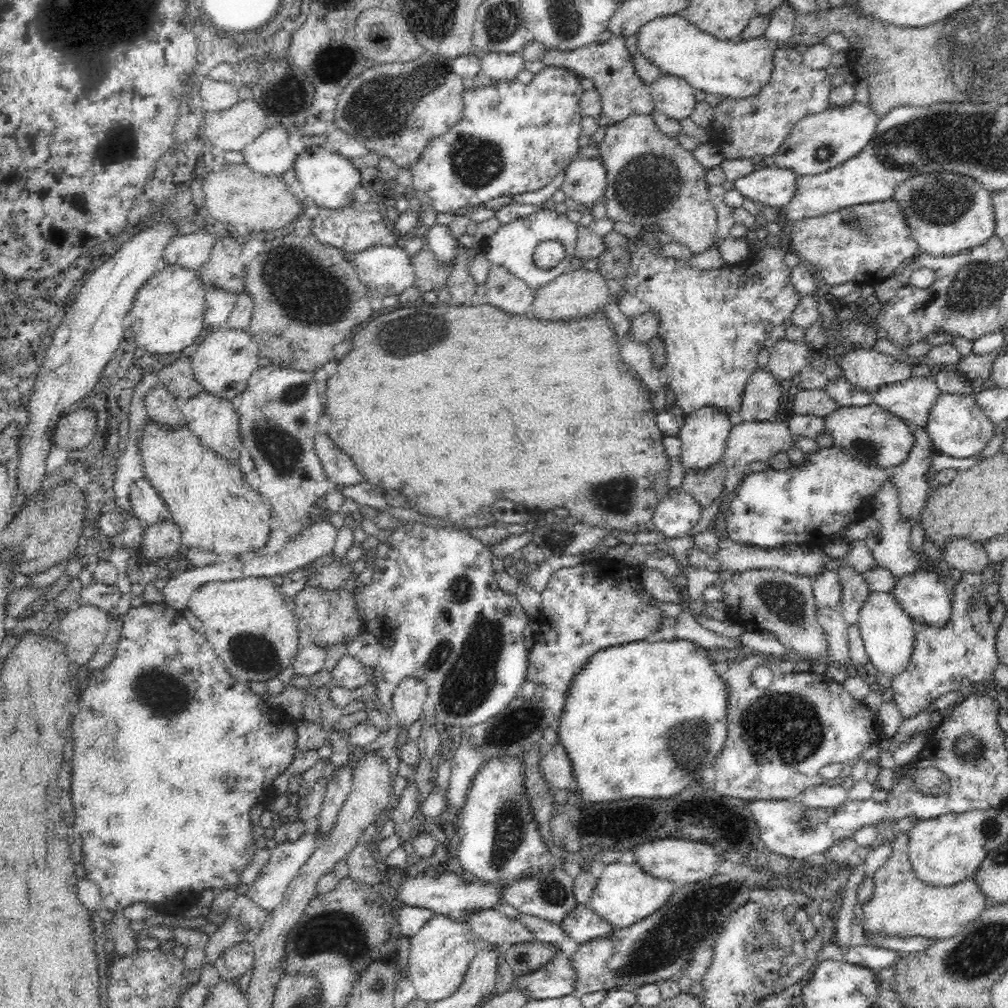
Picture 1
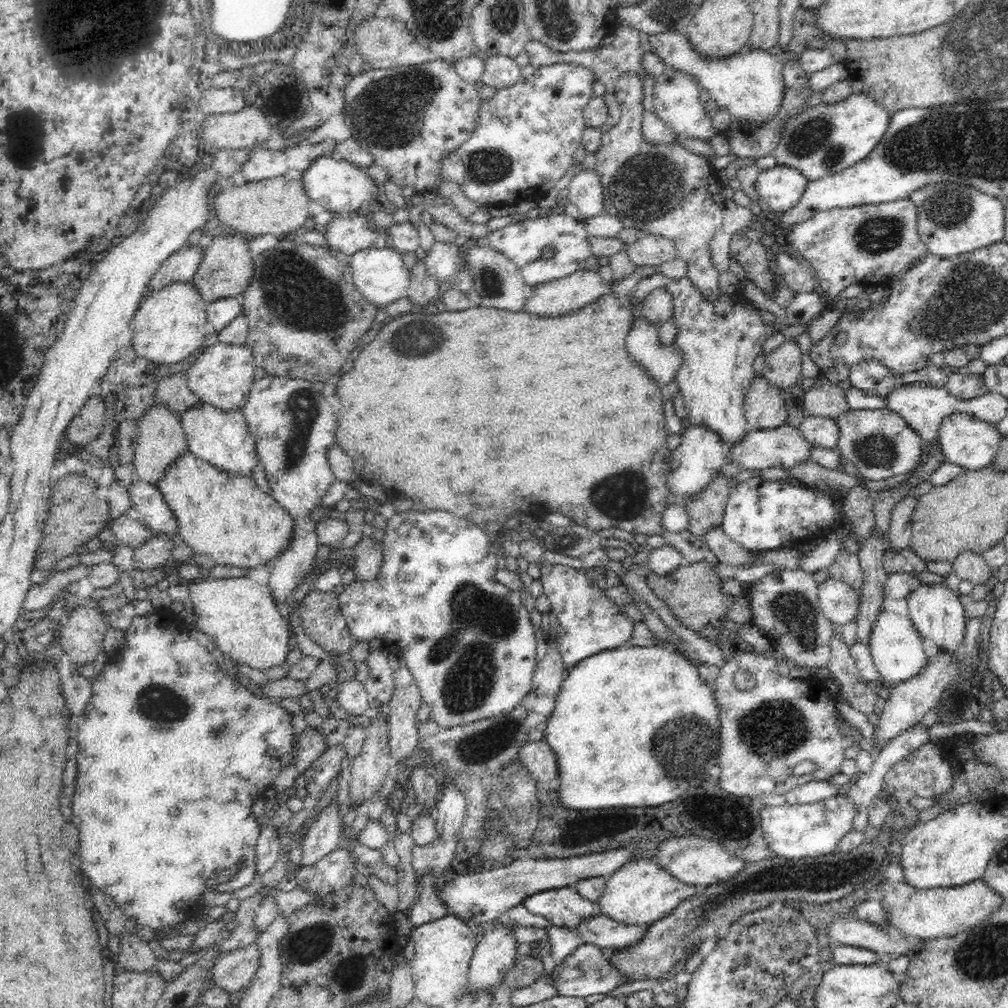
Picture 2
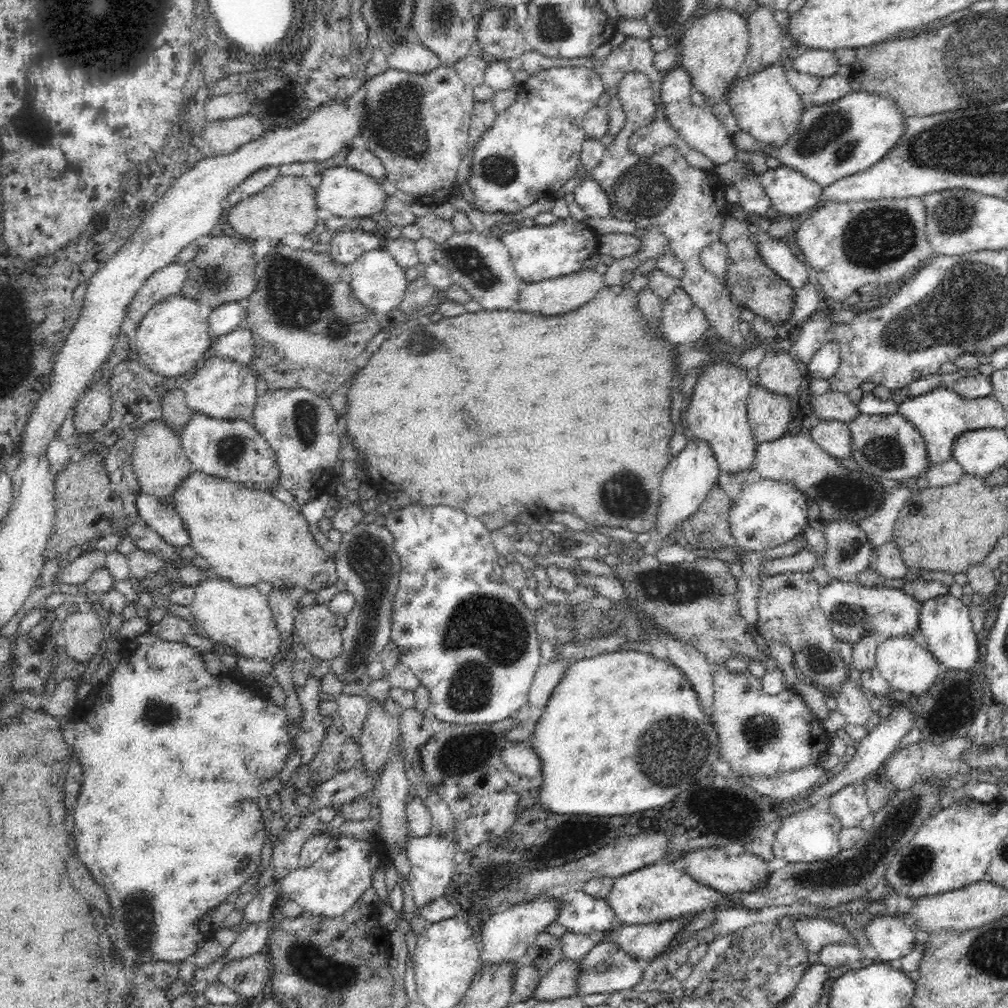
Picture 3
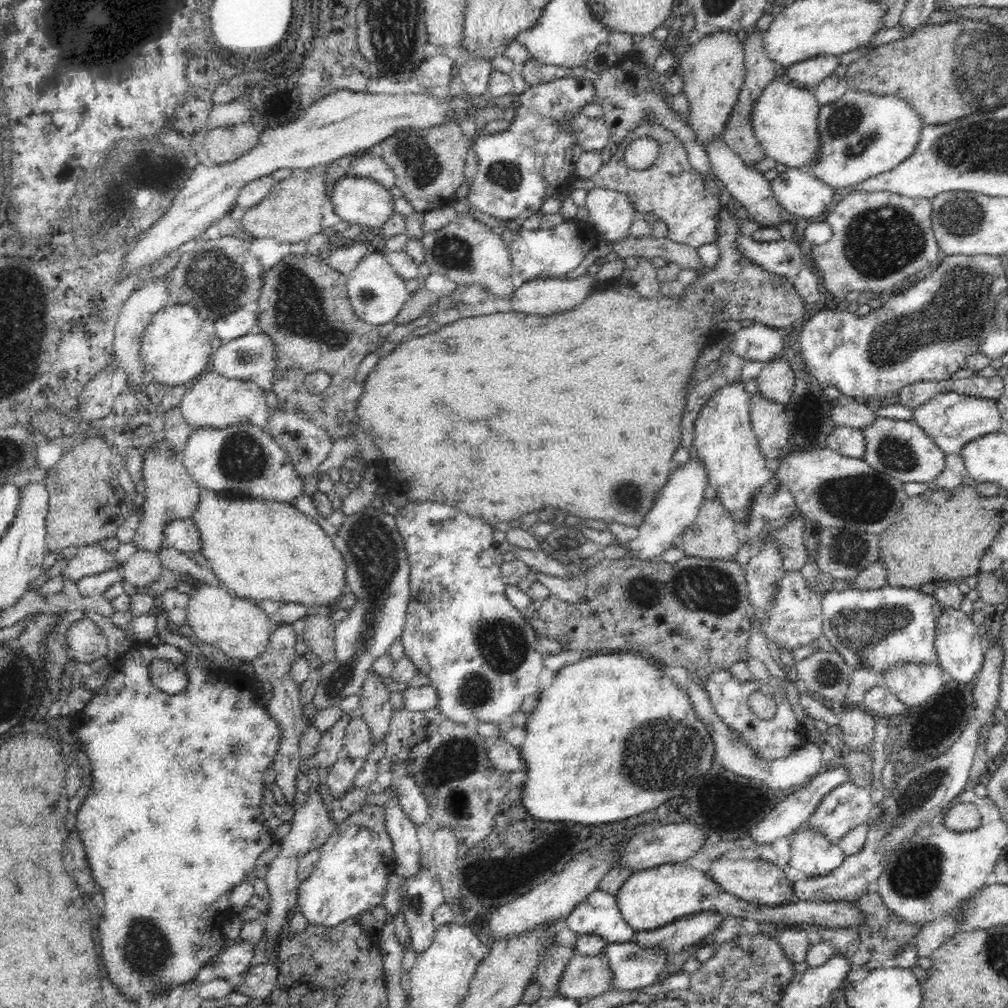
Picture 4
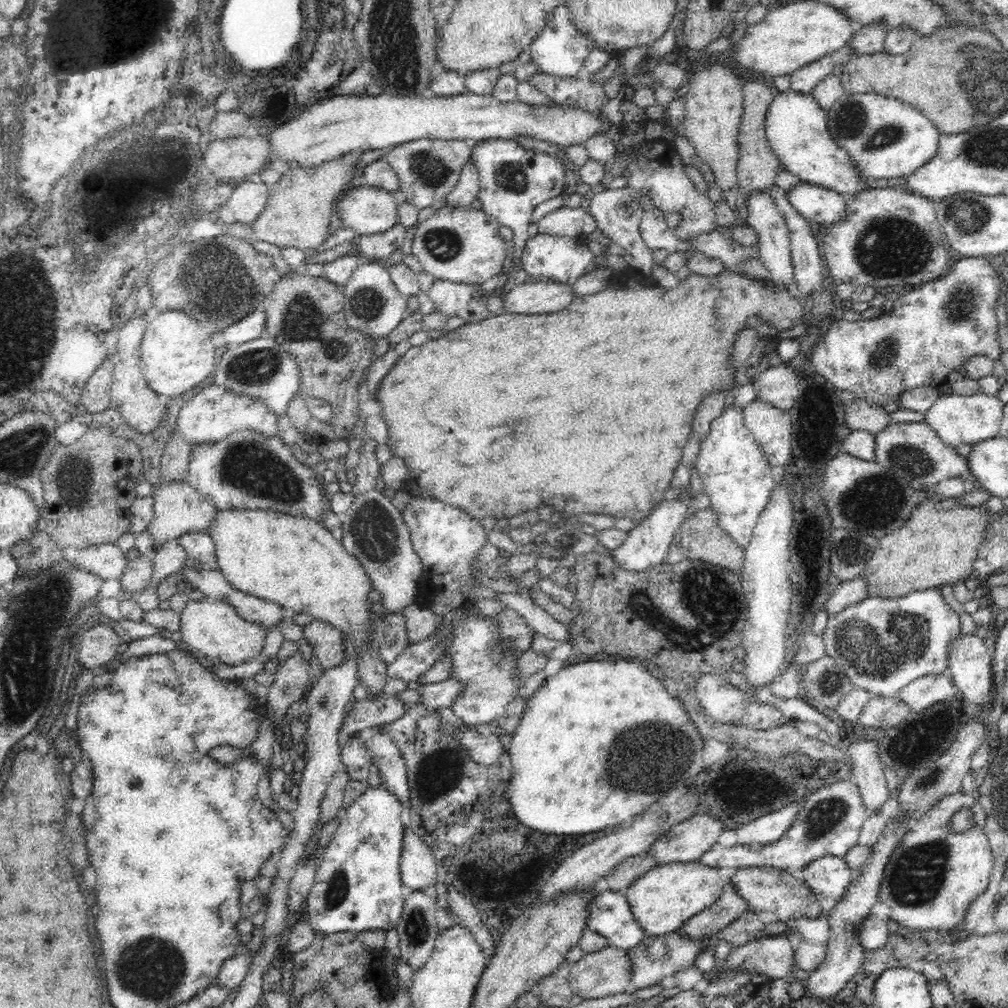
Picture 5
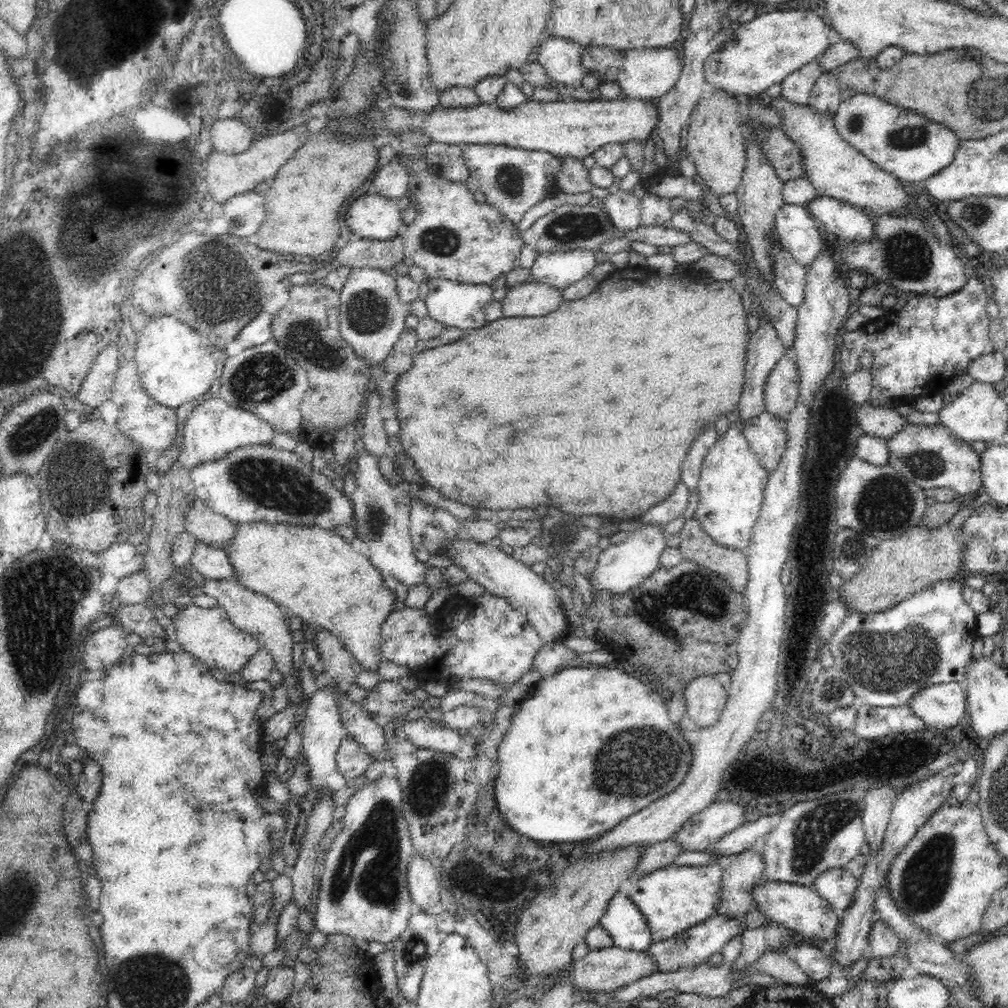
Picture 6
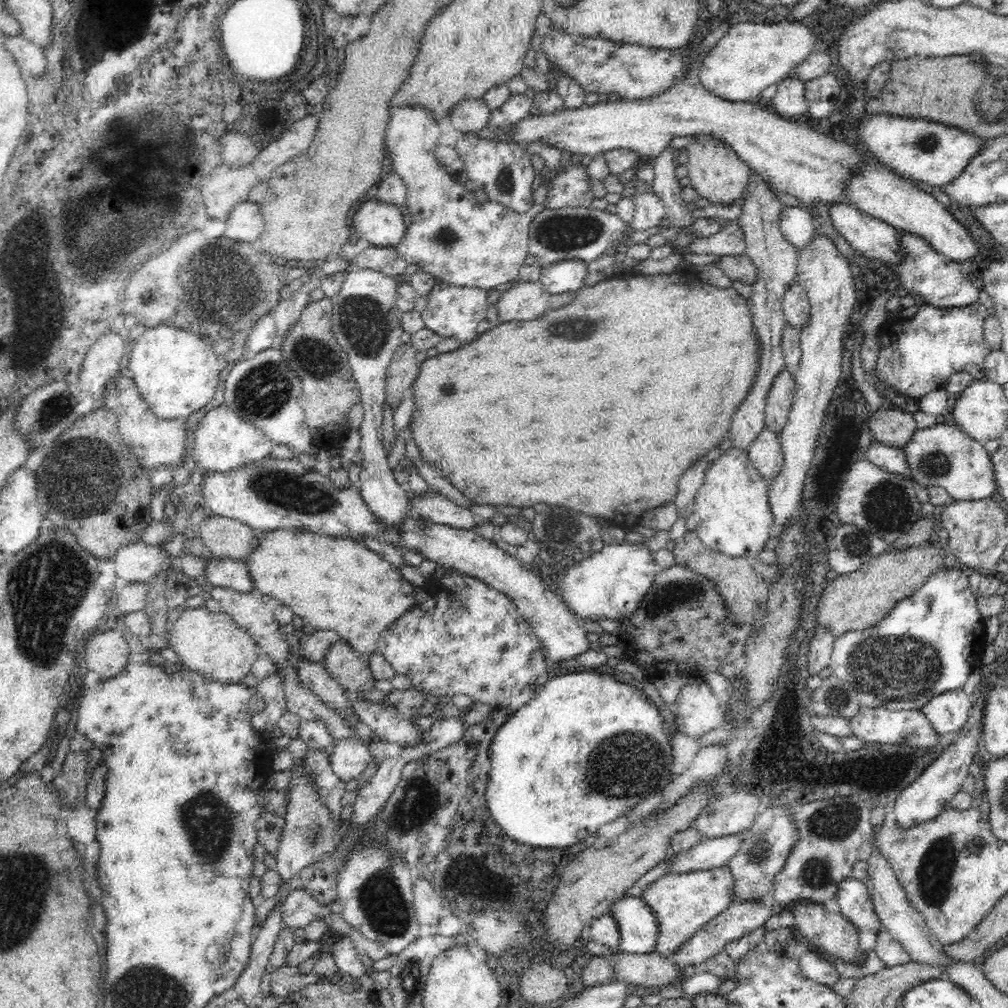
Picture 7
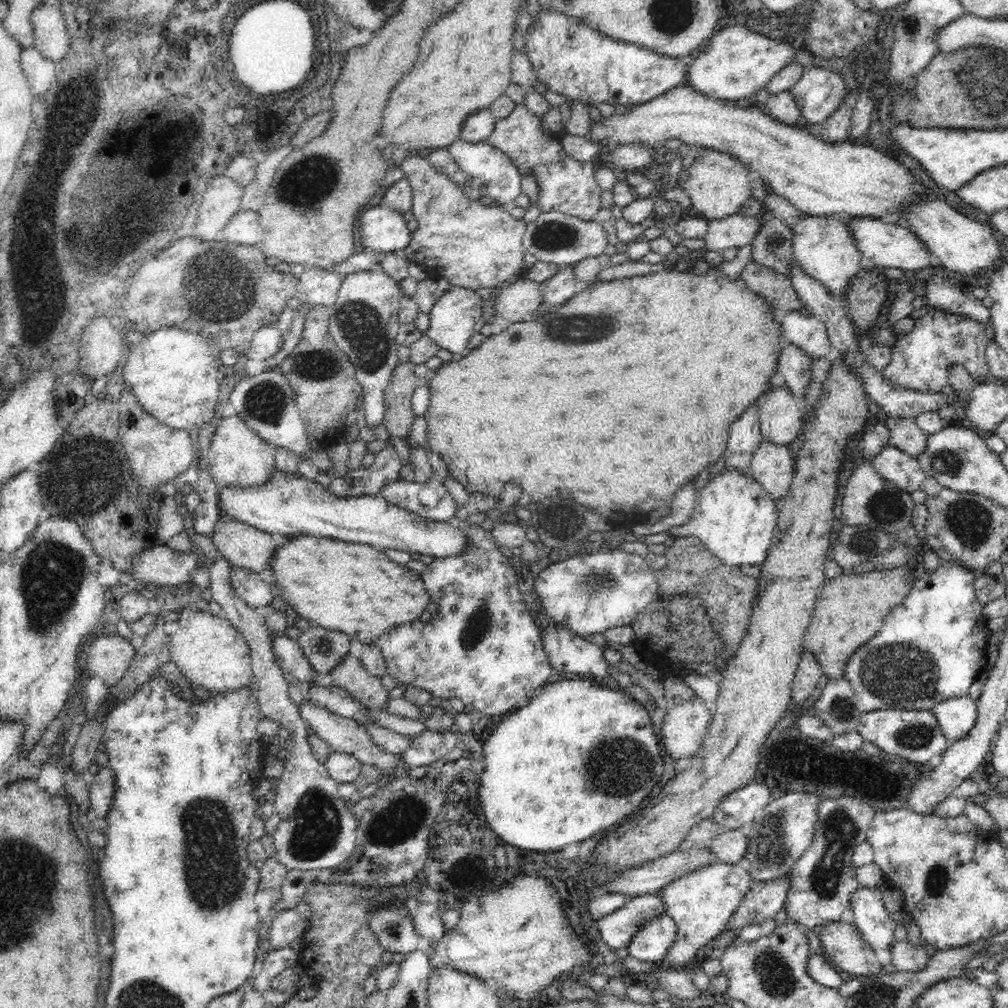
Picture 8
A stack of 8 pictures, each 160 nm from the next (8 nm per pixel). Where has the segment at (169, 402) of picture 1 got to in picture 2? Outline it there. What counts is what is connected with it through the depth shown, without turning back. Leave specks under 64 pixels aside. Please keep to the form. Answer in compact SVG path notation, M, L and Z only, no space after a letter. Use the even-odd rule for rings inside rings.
M152 405L139 422L137 438L133 446L133 465L140 478L156 485L165 470L187 449L186 435L179 415L172 413L166 405Z

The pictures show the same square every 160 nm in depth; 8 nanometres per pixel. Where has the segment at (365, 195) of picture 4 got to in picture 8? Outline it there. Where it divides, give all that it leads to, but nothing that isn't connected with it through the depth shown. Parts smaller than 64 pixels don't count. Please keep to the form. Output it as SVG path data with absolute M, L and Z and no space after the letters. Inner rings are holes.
M368 206L360 214L361 244L380 254L402 252L413 233L406 224L403 214L394 209Z

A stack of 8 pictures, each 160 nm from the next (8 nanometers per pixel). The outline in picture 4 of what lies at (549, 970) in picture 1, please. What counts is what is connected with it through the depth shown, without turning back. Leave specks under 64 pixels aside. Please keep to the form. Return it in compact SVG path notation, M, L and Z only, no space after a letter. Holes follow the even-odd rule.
M633 941L607 943L603 953L612 971L612 989L616 990L638 990L656 984L669 958L659 948L646 948Z

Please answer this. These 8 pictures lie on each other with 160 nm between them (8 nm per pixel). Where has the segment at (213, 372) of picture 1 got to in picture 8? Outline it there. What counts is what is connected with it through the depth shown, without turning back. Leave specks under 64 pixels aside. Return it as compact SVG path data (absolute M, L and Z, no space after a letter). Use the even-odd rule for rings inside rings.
M228 412L222 422L218 424L209 444L208 462L211 467L212 476L219 488L239 486L239 488L250 488L250 486L262 486L266 484L271 472L275 469L275 452L277 447L268 444L262 440L253 430L247 427L247 424L240 416Z

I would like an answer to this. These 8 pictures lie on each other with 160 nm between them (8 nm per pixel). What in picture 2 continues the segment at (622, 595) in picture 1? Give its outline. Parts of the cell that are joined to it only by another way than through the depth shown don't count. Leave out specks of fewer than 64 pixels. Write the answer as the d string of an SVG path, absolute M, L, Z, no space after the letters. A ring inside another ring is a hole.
M546 564L541 572L543 594L550 601L549 611L559 620L556 643L566 670L569 671L580 660L608 649L625 646L631 640L636 622L620 611L620 605L606 596L604 589L598 587L584 569Z

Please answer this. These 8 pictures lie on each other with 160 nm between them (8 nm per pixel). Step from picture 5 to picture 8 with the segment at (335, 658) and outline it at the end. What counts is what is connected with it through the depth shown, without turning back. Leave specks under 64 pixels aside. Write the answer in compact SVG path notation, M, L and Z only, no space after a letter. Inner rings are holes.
M348 653L340 664L337 664L330 672L330 678L332 678L331 684L343 688L347 693L350 693L354 699L358 700L359 703L366 705L369 710L386 710L386 701L388 693L386 688L382 685L382 677L377 677L370 674L362 661Z

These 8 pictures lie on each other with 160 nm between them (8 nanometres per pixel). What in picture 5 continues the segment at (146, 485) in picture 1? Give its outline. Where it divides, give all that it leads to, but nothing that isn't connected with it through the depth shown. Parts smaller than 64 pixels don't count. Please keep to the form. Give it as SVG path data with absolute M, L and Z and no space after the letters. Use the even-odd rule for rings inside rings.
M191 532L183 534L177 539L187 552L190 563L206 570L216 569L218 560L216 560L215 542L209 533Z

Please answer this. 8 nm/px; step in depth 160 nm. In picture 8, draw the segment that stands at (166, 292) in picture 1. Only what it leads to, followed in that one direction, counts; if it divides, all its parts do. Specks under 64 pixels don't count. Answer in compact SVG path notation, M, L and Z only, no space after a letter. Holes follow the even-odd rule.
M160 328L148 334L137 346L127 348L123 363L125 387L130 388L142 408L156 420L169 427L186 430L195 437L204 422L212 416L212 410L218 398L223 367L215 356L211 342L206 338L192 332L184 332L180 328Z

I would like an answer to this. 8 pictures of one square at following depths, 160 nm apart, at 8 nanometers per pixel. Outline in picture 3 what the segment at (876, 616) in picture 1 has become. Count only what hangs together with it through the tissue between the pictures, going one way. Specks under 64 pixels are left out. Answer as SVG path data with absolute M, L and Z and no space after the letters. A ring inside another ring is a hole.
M894 638L879 643L876 651L877 667L881 675L890 683L897 697L920 695L932 685L941 669L934 655L915 638Z

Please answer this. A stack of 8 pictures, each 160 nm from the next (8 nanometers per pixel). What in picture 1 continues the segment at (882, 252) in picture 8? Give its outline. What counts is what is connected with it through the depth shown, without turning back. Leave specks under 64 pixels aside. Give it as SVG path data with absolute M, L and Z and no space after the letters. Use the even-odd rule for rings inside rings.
M759 164L749 175L735 180L734 186L757 205L780 210L794 196L798 177L791 170Z

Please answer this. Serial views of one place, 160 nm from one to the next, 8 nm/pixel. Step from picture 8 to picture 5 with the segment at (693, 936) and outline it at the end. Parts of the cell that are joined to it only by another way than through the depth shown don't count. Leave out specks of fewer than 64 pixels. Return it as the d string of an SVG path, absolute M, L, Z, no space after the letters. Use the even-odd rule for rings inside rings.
M698 861L656 865L637 878L624 893L634 918L648 936L676 932L690 917L712 906L722 896L730 871L710 868Z

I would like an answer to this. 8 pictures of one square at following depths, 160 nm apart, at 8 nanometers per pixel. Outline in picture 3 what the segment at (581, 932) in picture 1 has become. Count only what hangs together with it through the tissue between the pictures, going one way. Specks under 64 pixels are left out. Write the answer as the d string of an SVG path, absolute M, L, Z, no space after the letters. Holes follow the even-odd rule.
M687 917L652 924L622 924L617 929L606 931L602 938L630 956L652 961L671 946L686 923Z

